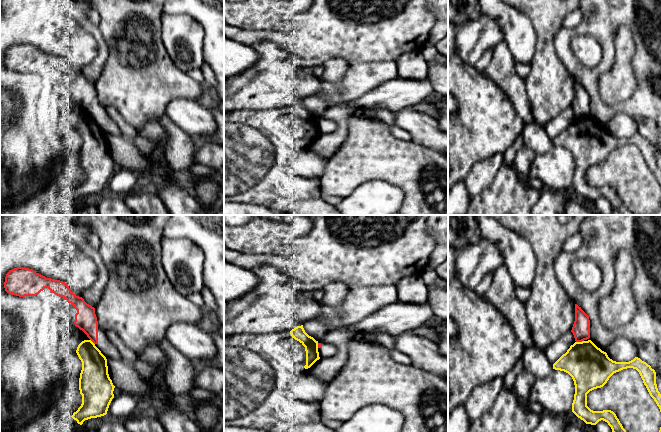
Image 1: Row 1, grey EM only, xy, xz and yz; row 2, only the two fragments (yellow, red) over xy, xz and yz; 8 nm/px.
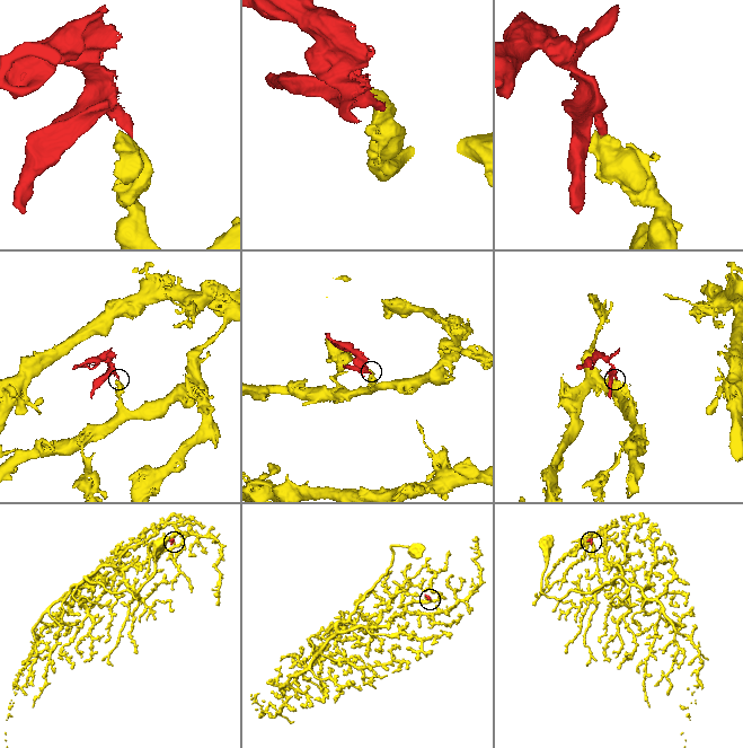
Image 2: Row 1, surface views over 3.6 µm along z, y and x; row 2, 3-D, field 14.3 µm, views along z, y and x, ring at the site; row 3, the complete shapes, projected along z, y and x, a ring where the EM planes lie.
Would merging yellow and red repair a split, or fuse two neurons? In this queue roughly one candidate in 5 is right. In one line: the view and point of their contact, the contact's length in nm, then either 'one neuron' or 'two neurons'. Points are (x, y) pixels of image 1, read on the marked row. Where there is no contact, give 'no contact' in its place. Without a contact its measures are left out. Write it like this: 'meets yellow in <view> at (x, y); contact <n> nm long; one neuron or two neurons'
meets yellow in yz at (579, 342); contact 70 nm long; two neurons

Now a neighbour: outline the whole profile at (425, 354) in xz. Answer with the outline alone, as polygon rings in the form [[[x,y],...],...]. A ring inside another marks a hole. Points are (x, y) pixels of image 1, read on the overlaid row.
[[[411,331],[394,337],[395,349],[412,359],[413,366],[448,379],[448,357],[440,354],[439,345]]]

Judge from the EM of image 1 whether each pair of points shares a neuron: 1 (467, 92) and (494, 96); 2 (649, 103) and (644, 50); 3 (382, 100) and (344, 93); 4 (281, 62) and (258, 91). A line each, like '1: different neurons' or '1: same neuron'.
1: same neuron
2: same neuron
3: different neurons
4: same neuron

